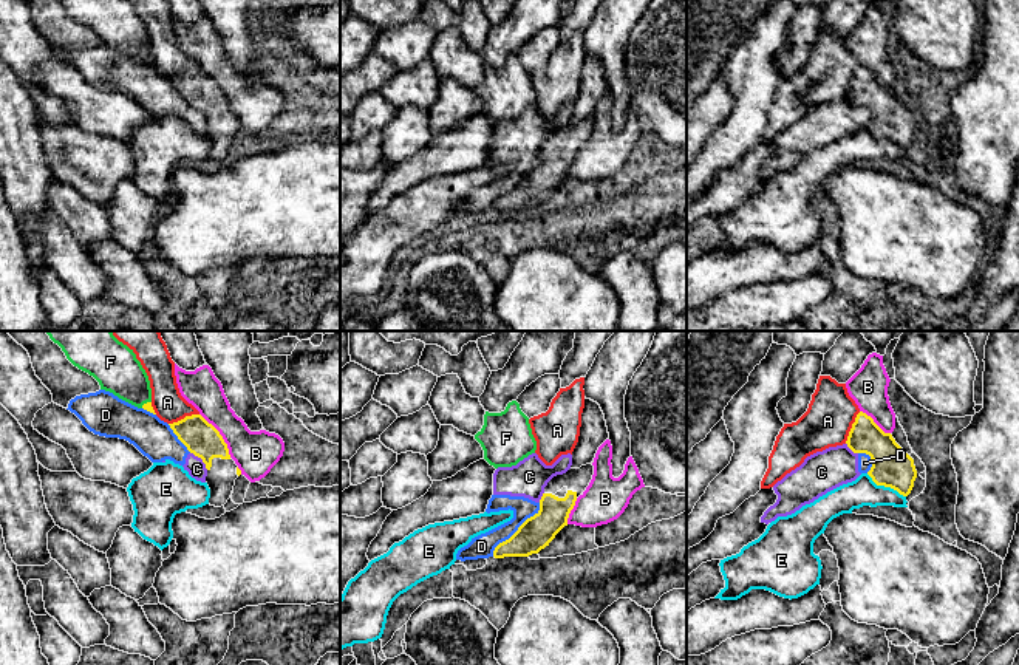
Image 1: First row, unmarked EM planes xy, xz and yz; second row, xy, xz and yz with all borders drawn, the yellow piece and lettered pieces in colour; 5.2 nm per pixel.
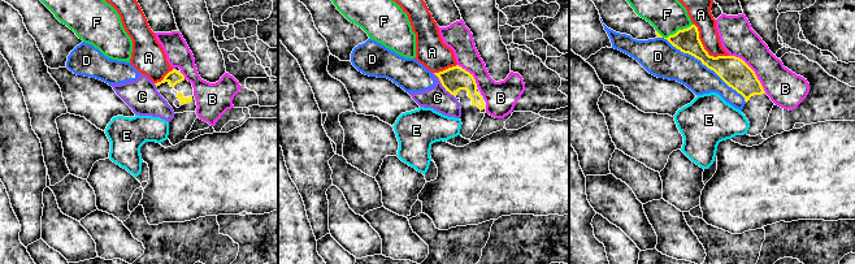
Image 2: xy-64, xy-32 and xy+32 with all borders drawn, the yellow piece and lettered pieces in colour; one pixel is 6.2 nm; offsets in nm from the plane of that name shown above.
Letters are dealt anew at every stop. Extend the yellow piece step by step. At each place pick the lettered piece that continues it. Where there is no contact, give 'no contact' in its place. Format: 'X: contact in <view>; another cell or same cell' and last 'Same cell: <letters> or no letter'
A: contact in yz; another cell
B: contact in xy; another cell
C: contact in xy; another cell
D: contact in xz; another cell
E: contact in yz; another cell
F: contact in xy; another cell
Same cell: no letter

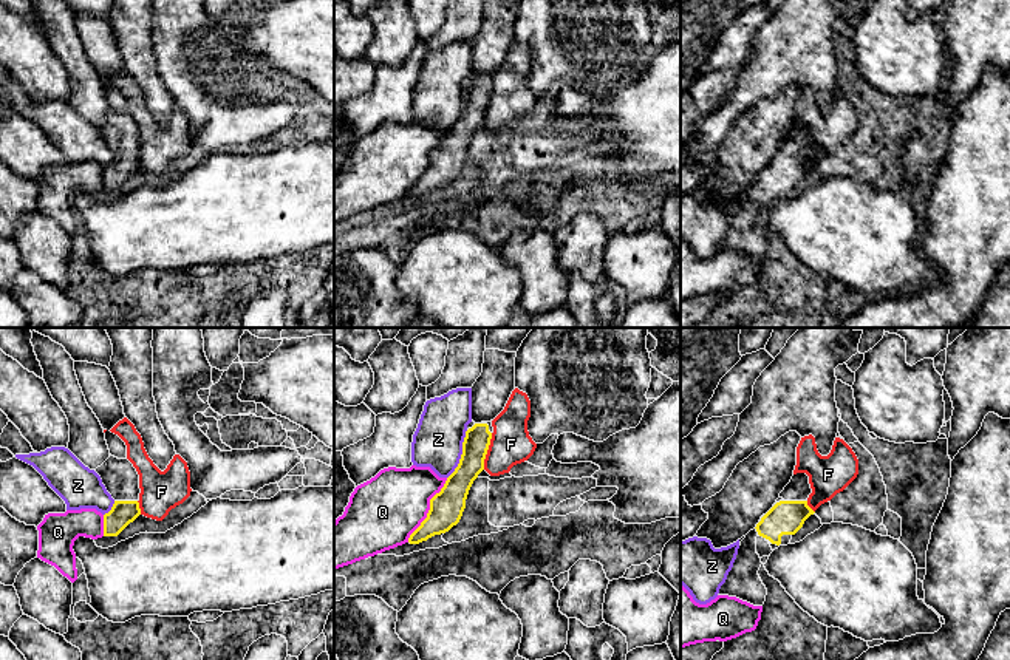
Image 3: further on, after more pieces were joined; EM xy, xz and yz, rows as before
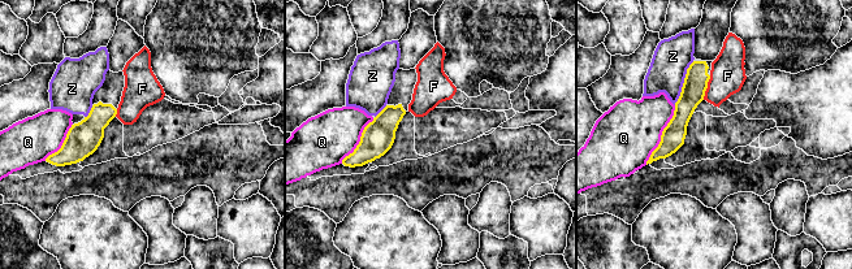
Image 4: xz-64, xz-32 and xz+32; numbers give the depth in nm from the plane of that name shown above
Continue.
F: contact in xz; another cell
Q: contact in xz; another cell
Z: contact in xz; another cell
Same cell: no letter

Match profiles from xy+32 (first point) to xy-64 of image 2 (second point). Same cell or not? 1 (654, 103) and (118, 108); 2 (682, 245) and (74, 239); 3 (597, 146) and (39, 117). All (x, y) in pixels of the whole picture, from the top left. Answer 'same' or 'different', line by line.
1: same
2: different
3: different

